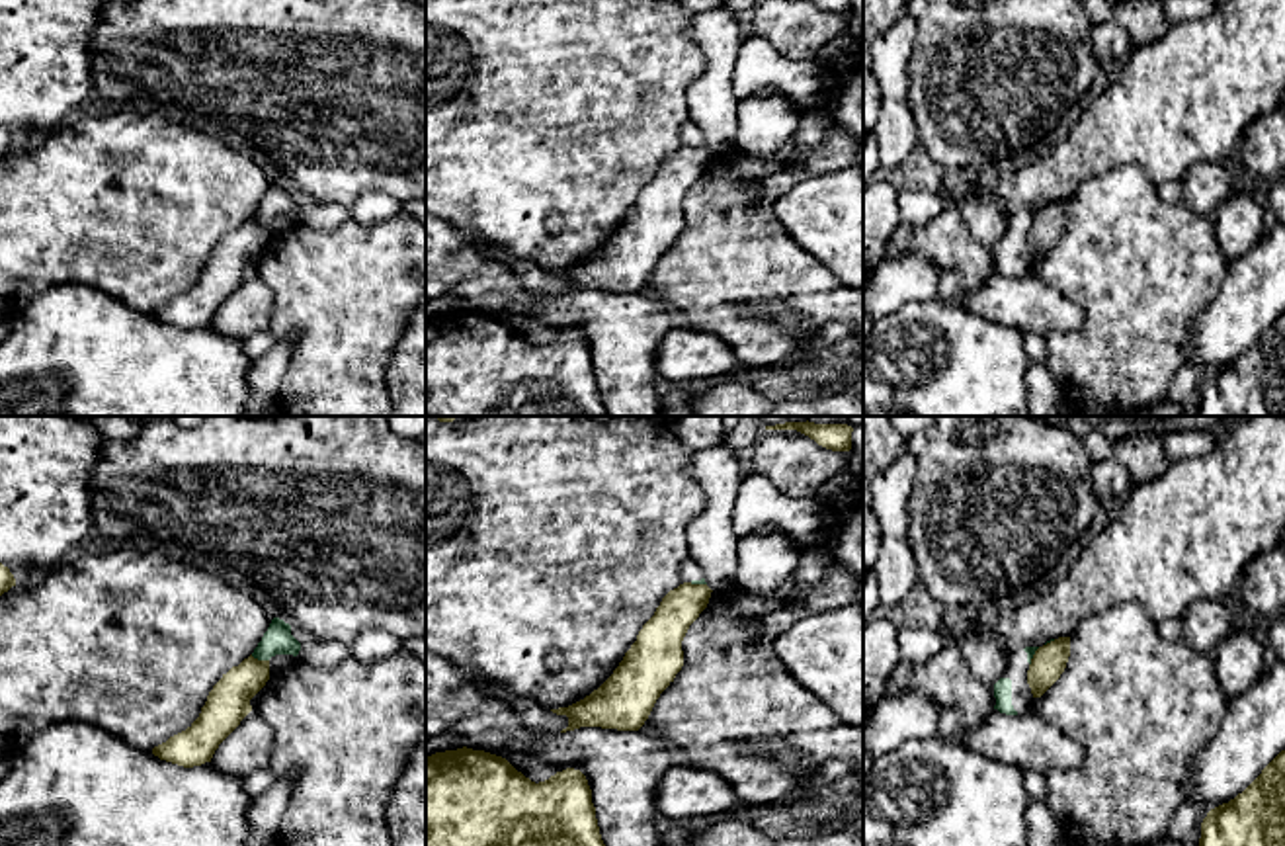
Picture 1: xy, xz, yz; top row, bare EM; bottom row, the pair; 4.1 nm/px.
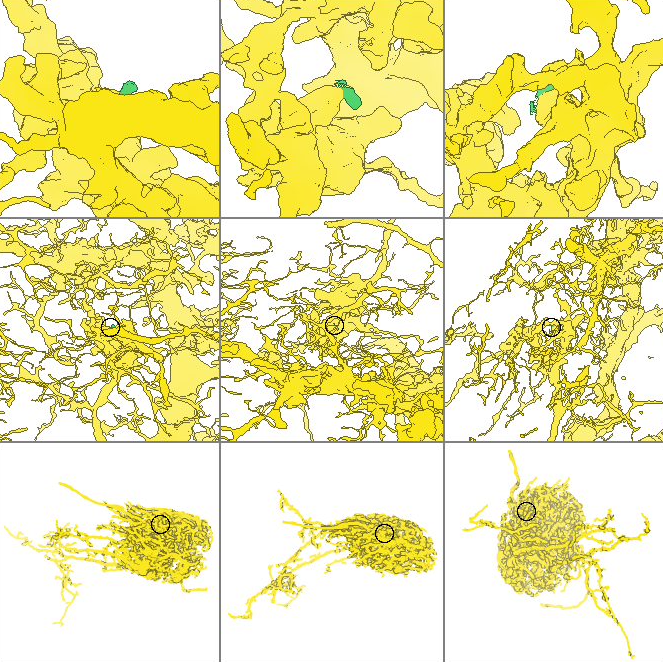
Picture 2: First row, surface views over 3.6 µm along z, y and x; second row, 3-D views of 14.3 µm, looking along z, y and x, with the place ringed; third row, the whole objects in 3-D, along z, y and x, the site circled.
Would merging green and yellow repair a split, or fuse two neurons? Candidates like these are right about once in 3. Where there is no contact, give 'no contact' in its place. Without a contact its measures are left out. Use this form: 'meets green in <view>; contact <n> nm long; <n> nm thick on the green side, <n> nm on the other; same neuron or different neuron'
meets green in xy; contact 80 nm long; 120 nm thick on the green side, 180 nm on the other; different neuron

